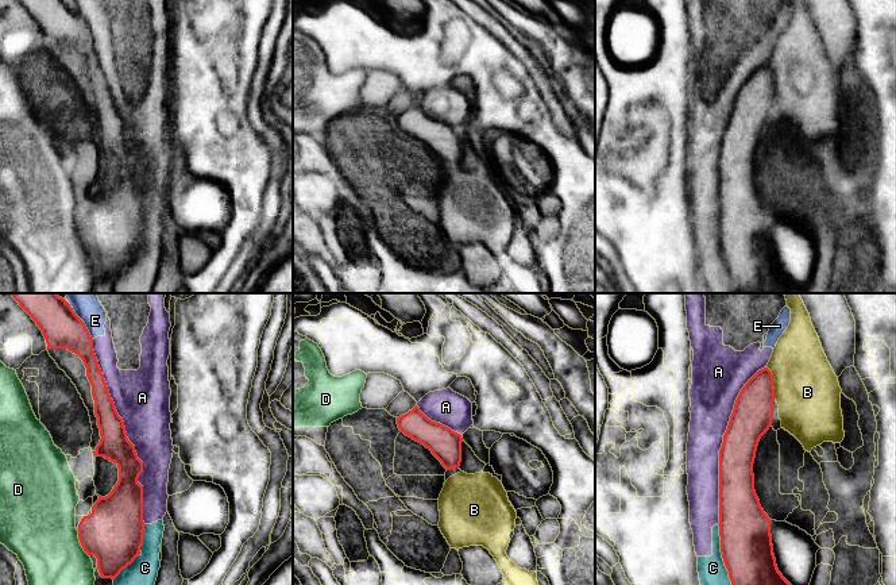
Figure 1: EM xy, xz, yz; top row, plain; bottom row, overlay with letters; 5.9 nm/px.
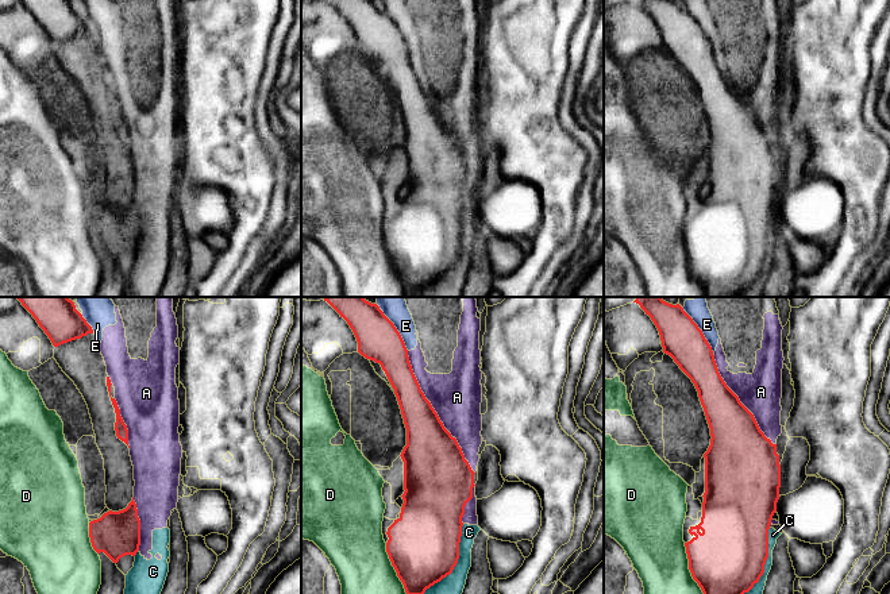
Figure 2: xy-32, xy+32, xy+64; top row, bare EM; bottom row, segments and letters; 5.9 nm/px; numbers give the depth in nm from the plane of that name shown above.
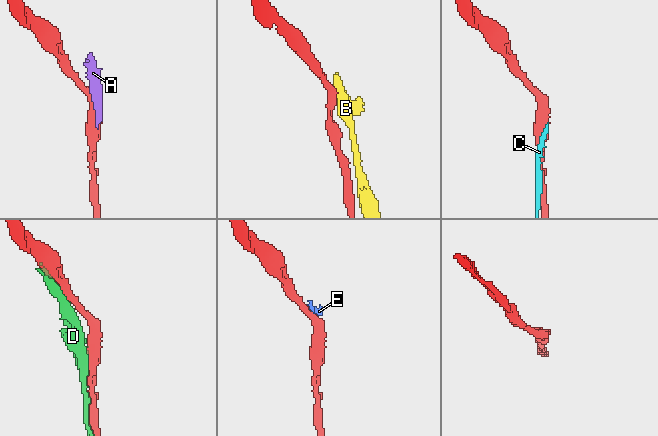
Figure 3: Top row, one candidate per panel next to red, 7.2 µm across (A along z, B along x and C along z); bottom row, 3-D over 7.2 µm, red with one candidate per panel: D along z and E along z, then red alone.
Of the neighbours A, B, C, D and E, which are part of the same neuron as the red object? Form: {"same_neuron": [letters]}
{"same_neuron": []}

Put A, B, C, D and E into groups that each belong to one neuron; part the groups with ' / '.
A C E / B / D

